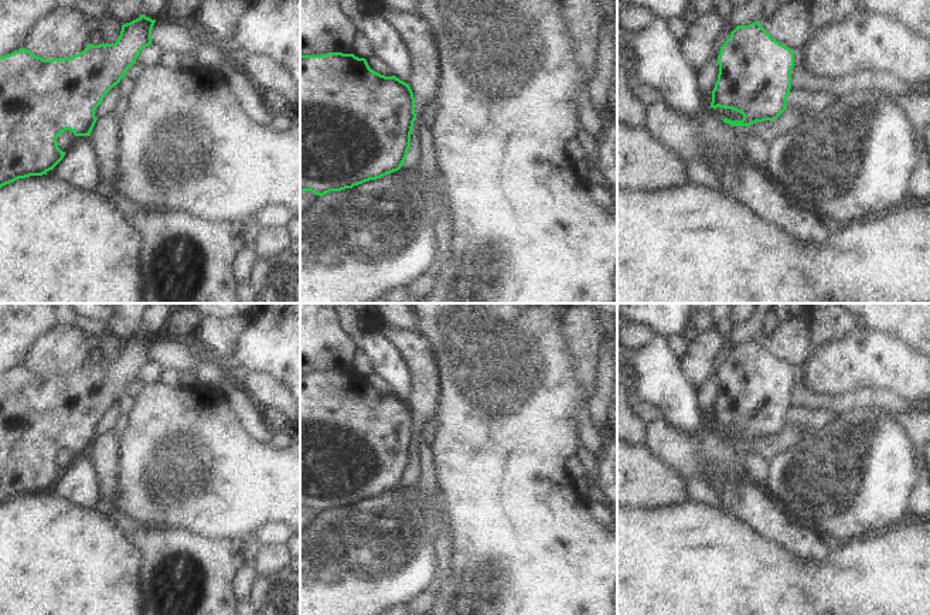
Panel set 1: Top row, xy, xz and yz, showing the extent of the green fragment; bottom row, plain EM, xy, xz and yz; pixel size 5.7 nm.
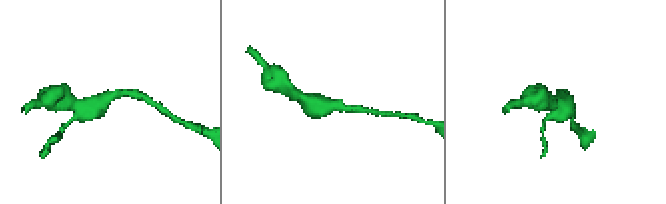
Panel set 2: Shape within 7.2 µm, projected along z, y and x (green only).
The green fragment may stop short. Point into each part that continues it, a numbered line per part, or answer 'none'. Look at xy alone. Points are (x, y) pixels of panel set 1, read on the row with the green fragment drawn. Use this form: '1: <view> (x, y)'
none

